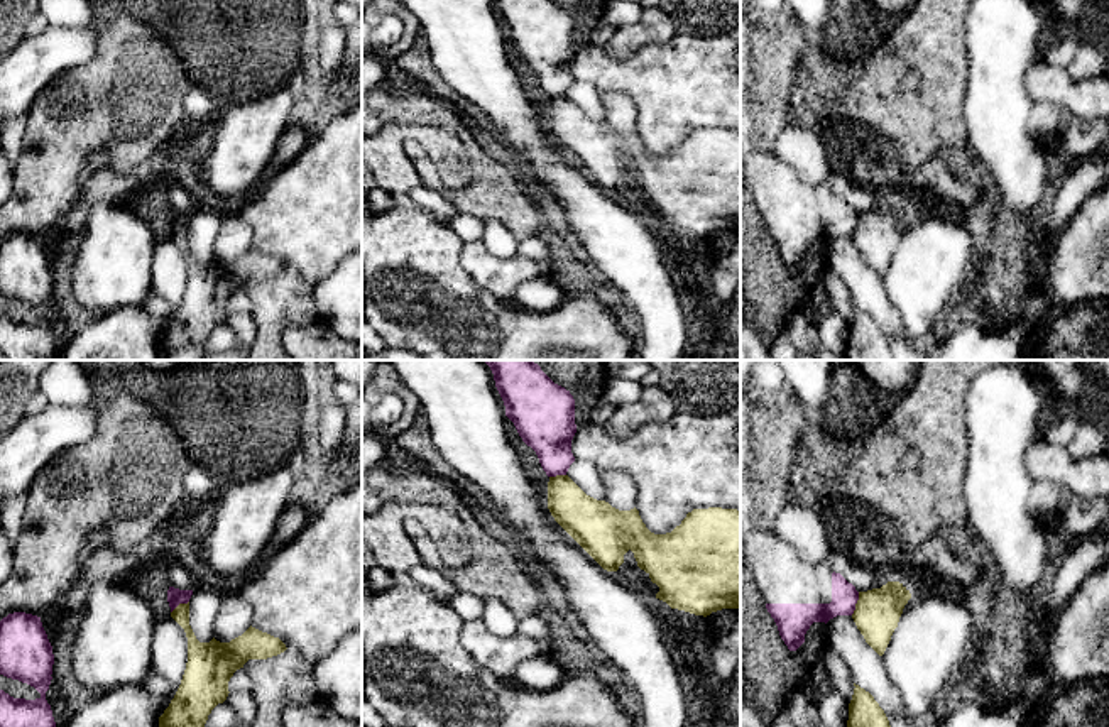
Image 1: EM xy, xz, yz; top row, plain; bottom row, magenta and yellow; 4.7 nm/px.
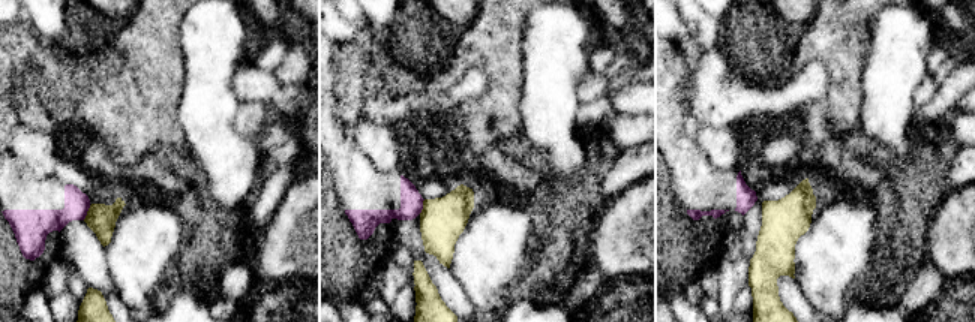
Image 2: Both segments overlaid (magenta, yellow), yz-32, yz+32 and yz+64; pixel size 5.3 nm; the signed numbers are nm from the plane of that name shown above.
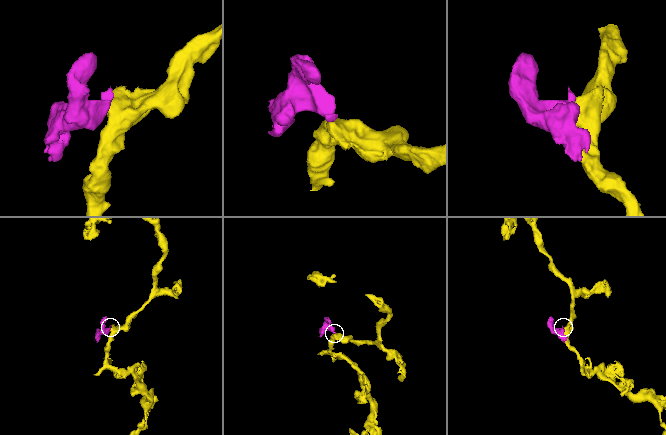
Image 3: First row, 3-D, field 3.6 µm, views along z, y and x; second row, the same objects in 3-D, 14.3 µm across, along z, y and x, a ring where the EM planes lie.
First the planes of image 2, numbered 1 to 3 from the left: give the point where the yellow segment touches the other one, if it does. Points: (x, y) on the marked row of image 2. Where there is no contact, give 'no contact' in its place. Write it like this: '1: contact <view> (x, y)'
1: contact yz-32 (86, 213)
2: contact yz+32 (422, 207)
3: no contact

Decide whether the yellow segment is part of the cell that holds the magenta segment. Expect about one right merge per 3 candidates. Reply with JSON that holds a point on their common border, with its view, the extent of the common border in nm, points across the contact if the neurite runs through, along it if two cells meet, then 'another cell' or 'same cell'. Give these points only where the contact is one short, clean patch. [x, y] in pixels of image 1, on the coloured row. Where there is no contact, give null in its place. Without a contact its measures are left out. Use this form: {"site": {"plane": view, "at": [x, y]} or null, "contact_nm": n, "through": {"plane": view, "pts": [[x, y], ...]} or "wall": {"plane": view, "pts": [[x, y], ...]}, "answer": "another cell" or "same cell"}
{"site": {"plane": "yz", "at": [856, 602]}, "contact_nm": 120, "wall": {"plane": "yz", "pts": [[859, 592], [856, 609], [851, 614]]}, "answer": "another cell"}

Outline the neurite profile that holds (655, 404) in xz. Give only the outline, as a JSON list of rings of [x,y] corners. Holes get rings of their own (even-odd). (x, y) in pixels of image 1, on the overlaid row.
[[[659,385],[642,387],[641,396],[615,407],[604,429],[614,438],[627,438],[641,426],[653,421],[664,421],[676,414],[673,397]]]

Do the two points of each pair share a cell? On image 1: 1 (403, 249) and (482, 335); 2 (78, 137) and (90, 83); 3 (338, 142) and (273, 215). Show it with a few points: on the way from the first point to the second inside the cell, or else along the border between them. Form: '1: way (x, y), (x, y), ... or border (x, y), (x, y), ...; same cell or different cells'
1: way (418, 271), (460, 313); same cell
2: way (78, 124), (92, 110), (92, 97); same cell
3: way (327, 161), (291, 196); same cell

